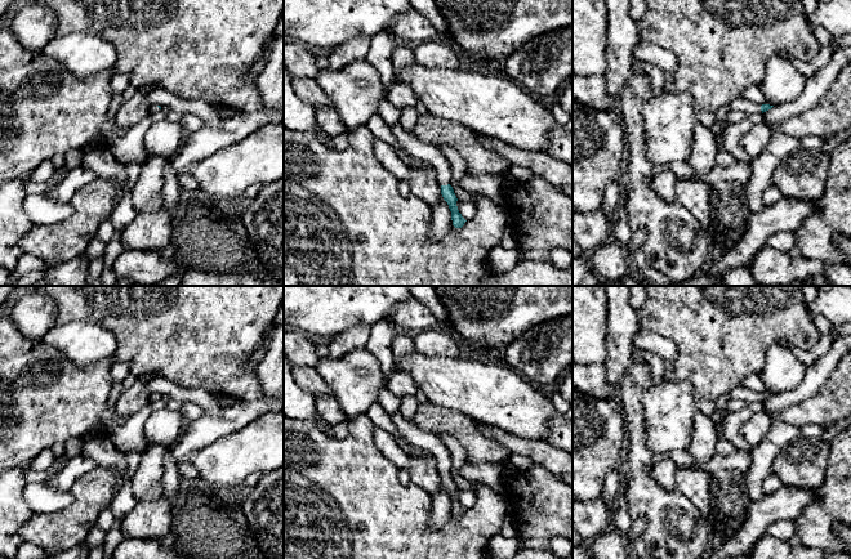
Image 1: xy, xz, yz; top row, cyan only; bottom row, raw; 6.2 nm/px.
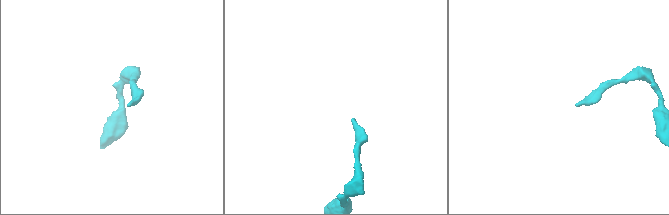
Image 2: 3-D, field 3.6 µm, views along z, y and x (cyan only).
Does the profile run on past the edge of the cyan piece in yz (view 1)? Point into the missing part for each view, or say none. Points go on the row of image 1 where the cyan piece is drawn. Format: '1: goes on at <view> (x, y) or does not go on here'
1: goes on at yz (740, 104)

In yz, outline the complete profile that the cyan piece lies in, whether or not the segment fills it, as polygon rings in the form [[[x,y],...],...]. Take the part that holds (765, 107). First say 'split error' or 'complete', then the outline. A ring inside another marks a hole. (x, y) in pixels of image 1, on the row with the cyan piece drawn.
split error; [[[741,97],[736,98],[735,100],[732,100],[729,104],[729,108],[731,111],[738,111],[745,116],[749,116],[753,113],[763,113],[763,112],[771,109],[772,107],[774,106],[770,106],[770,104],[762,104],[762,106],[754,104]]]

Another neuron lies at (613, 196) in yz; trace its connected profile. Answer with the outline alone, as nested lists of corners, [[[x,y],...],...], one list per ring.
[[[619,180],[611,182],[606,189],[603,196],[602,207],[609,219],[615,220],[619,206],[621,205],[623,198],[623,187]]]

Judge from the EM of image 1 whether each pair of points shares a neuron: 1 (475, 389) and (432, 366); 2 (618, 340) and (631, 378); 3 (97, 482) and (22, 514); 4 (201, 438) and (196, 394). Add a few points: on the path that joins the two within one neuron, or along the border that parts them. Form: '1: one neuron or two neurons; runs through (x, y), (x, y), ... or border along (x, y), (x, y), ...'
1: one neuron; runs through (464, 385), (449, 383), (442, 376)
2: two neurons; border along (635, 360), (623, 374), (618, 385)
3: two neurons; border along (34, 514), (19, 528), (23, 541)
4: one neuron; runs through (208, 428), (206, 405)

